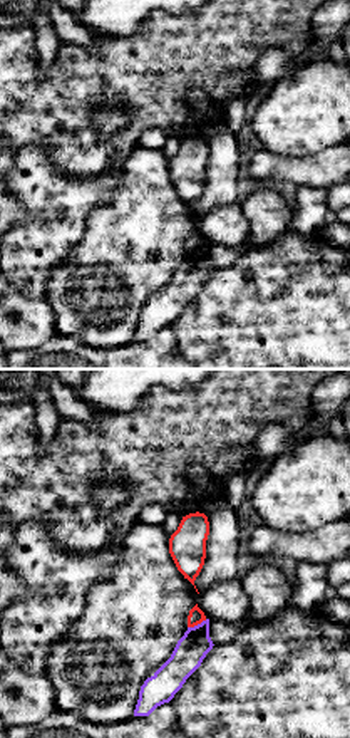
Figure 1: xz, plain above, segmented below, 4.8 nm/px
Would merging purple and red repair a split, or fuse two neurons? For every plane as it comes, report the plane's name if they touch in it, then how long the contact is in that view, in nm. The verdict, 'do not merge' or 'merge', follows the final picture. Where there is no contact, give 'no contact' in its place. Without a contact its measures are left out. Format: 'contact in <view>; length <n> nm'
contact in xz; length 100 nm

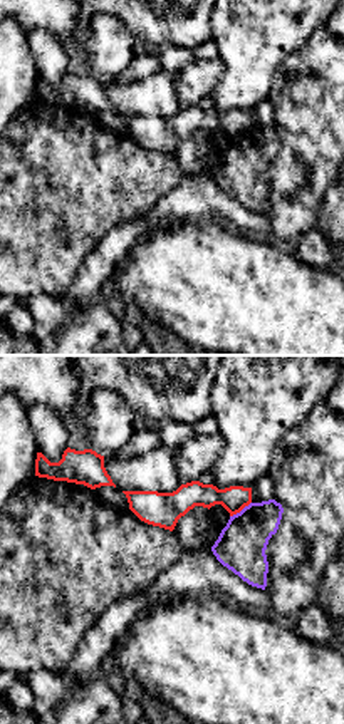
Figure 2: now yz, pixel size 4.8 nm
contact in yz; length 130 nm

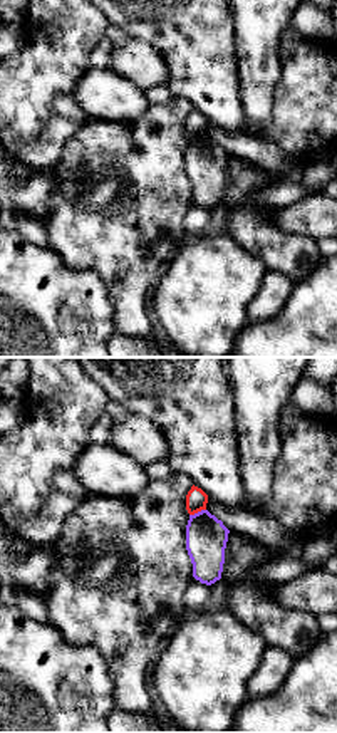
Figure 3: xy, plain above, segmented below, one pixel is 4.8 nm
contact in xy; length 90 nm

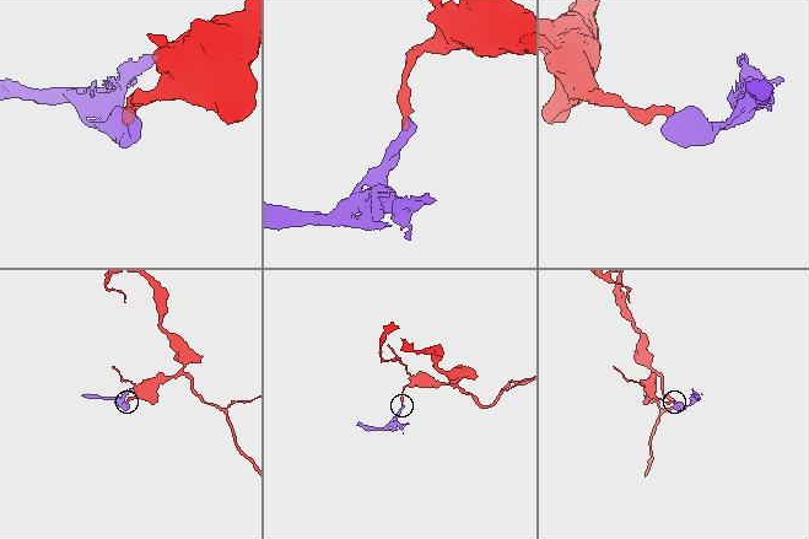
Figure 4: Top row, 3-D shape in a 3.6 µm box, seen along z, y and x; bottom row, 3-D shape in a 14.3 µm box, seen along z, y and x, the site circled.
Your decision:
do not merge

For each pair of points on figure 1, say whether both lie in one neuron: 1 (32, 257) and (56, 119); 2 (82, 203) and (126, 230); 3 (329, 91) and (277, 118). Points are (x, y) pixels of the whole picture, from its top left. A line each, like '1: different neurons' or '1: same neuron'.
1: different neurons
2: different neurons
3: same neuron

